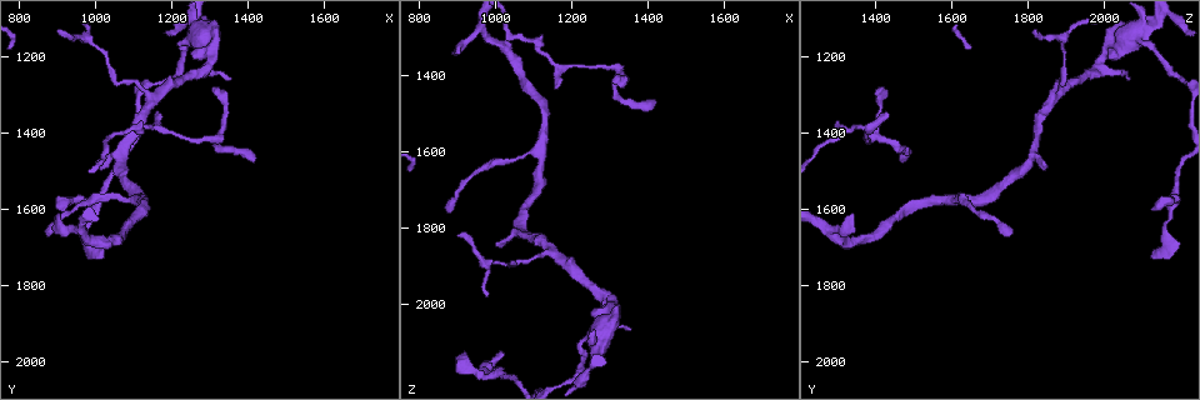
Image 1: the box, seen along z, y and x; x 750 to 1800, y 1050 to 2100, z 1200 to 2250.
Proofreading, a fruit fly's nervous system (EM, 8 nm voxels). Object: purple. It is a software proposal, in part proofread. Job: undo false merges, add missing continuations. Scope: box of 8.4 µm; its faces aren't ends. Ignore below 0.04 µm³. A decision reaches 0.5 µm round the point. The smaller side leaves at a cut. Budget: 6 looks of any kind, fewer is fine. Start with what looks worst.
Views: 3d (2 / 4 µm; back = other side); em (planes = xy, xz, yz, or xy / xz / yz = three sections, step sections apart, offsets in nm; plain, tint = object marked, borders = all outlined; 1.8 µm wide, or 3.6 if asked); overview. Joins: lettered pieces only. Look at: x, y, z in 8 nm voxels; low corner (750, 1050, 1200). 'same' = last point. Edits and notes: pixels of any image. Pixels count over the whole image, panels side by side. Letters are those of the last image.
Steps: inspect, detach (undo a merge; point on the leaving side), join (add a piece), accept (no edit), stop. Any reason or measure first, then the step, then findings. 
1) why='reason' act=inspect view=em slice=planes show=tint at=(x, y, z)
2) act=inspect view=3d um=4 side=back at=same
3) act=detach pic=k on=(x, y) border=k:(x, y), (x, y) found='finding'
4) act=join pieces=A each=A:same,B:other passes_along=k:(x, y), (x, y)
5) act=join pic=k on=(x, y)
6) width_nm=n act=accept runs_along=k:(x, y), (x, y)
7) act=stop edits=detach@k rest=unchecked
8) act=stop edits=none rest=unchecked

why='free end' act=inspect view=em um=3.6 slice=planes show=tint at=(900, 1605, 1335)

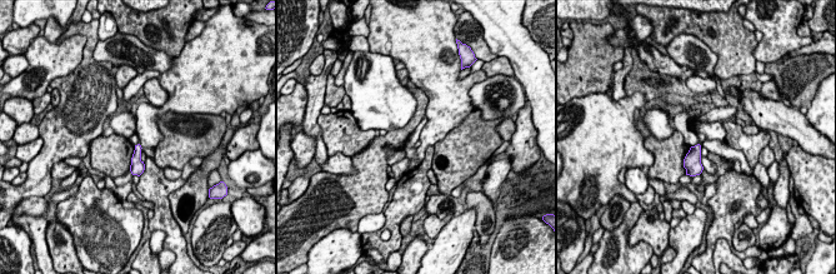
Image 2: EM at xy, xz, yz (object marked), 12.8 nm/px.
act=inspect view=em um=3.6 slice=planes show=borders at=same

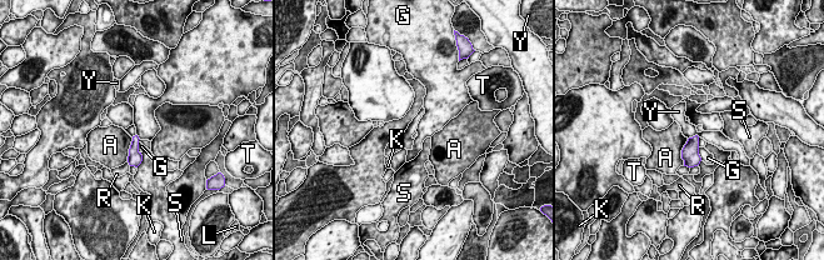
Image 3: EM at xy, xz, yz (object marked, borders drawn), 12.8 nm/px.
act=accept each=A:other,G:other,K:other,L:other,R:other,S:other,T:other,Y:other border=3:(699, 136), (694, 135), (688, 139) found='no lettered piece goes on from it'

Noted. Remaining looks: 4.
why='an open end' act=inspect view=3d um=4 at=(1030, 1710, 2125)

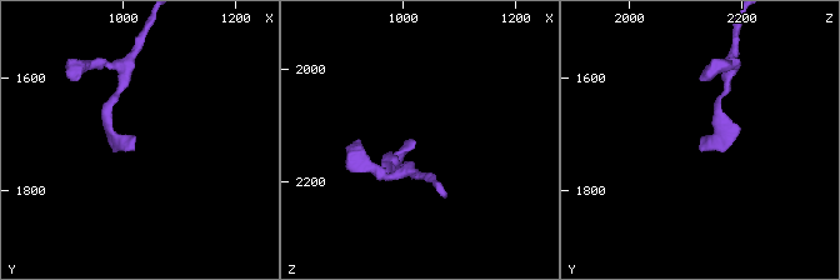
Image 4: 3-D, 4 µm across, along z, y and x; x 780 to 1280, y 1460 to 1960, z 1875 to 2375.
why='now the EM' act=inspect view=em slice=xy step=4 show=tint at=(1025, 1710, 2130)

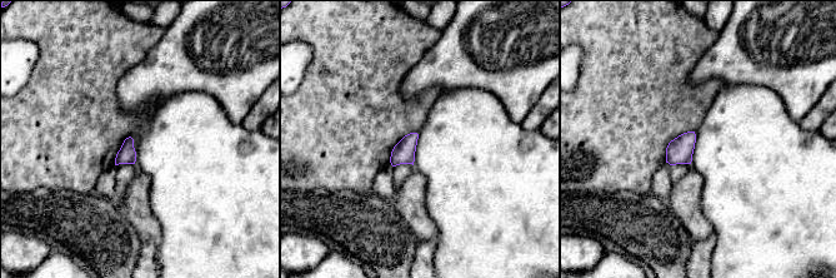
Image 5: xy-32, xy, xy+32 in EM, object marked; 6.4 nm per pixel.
act=inspect view=em slice=planes show=borders at=same

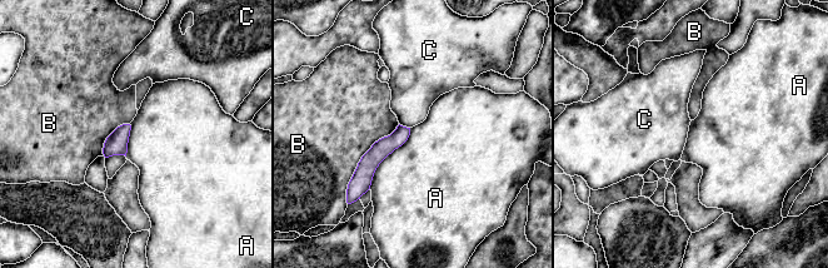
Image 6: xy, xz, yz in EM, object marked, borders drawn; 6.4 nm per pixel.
act=accept each=A:other,B:other,C:other runs_along=6:(407, 130), (368, 164), (364, 188) found='no lettered piece goes on from it'

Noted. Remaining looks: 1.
why='an open end' act=inspect view=em slice=planes show=borders at=(1000, 1475, 1850)

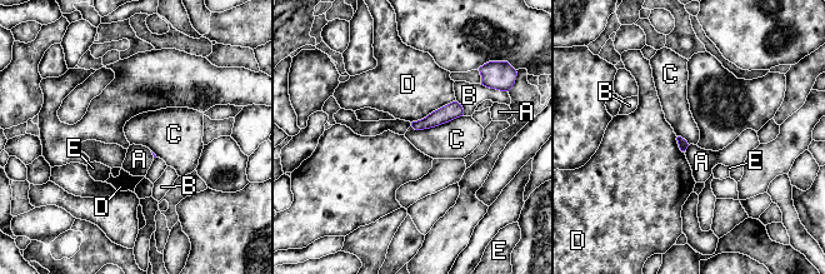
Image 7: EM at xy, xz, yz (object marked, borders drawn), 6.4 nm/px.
longest_contact=C:340nm act=accept each=A:other,B:other,C:other,D:other,E:other runs_along=7:(460, 111), (415, 124) found='no lettered piece goes on from it'

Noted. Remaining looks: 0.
act=stop edits=none rest=unchecked

